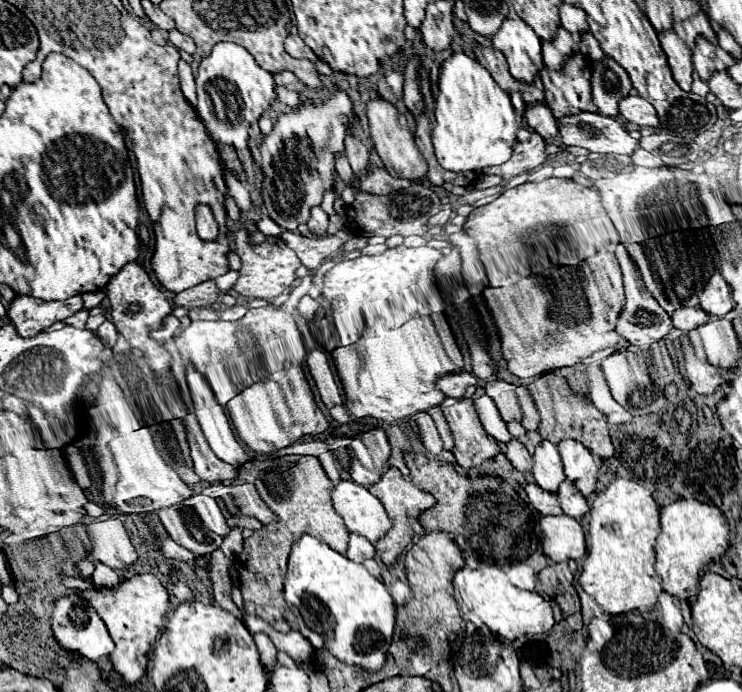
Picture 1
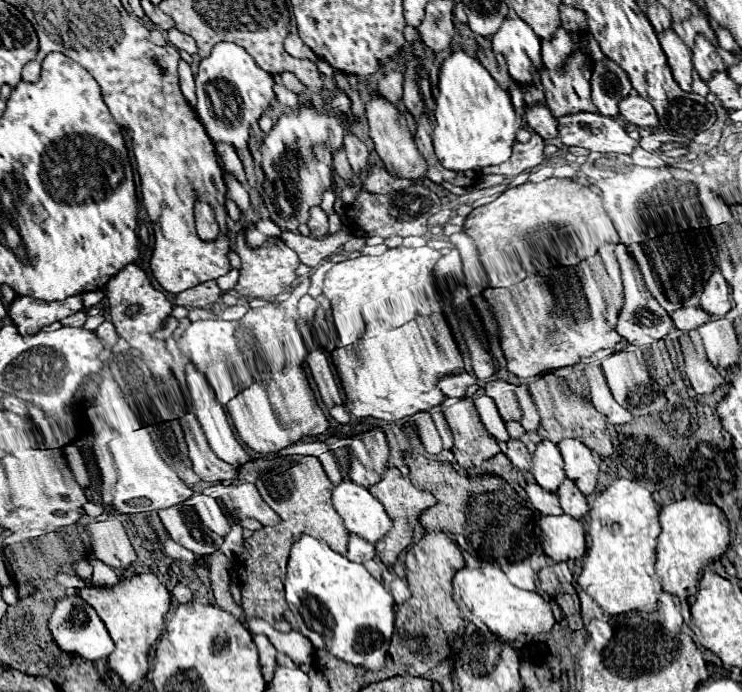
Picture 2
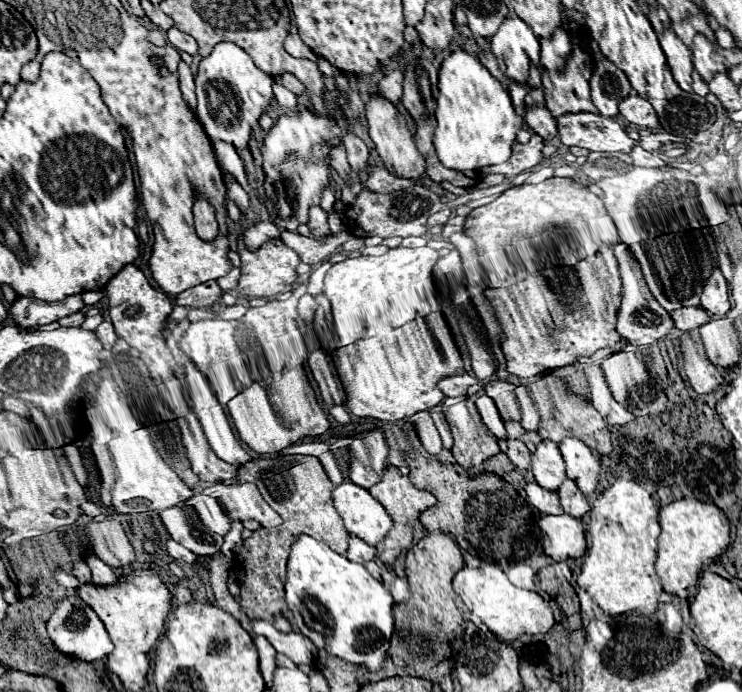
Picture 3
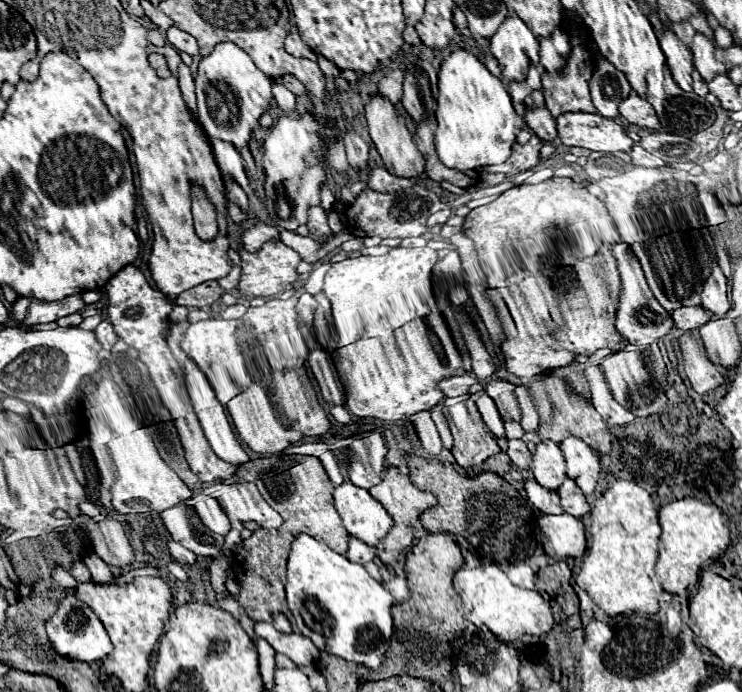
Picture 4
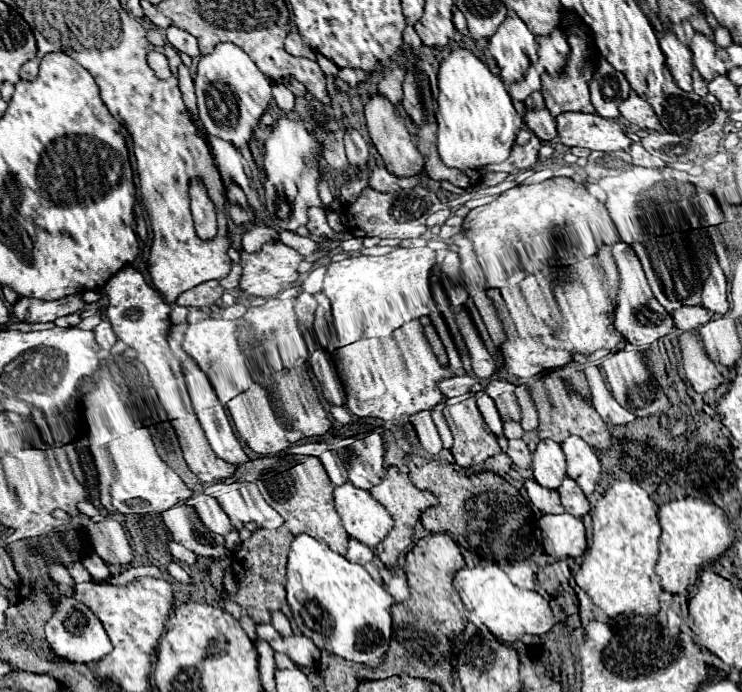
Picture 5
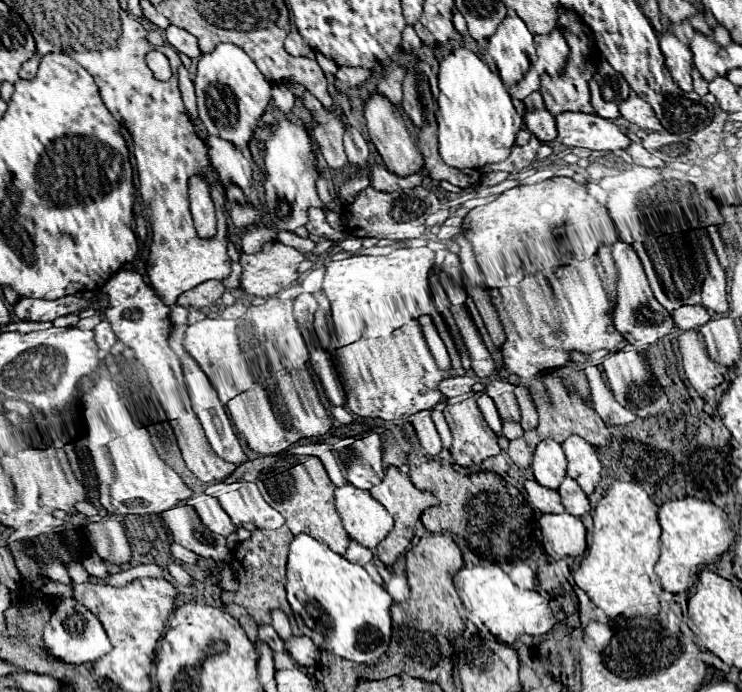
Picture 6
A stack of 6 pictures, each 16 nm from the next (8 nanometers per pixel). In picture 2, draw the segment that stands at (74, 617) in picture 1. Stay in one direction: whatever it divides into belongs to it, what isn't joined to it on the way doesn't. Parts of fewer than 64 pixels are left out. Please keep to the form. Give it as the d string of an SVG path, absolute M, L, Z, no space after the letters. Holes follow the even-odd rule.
M68 594L56 602L56 610L50 620L50 632L52 632L52 638L56 640L56 644L60 644L60 648L64 648L64 652L78 654L84 660L94 662L94 660L110 656L114 650L114 642L108 634L104 622L96 614L96 610L88 602L84 602L78 594Z

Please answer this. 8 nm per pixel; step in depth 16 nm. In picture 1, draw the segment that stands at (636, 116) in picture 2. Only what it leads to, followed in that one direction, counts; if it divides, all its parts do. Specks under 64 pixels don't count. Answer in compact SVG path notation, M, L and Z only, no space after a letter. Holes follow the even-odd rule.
M630 92L626 98L620 100L620 114L638 126L658 128L658 114L650 102L640 98L636 92Z

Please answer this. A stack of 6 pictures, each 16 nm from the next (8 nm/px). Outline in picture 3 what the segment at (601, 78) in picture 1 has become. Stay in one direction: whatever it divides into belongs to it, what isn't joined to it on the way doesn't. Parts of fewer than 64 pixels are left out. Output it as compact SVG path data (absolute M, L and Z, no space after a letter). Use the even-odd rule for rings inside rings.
M602 58L596 62L592 78L590 78L590 90L592 90L592 102L598 108L602 116L614 118L618 116L618 104L622 98L628 96L632 90L626 74L616 68L608 58Z

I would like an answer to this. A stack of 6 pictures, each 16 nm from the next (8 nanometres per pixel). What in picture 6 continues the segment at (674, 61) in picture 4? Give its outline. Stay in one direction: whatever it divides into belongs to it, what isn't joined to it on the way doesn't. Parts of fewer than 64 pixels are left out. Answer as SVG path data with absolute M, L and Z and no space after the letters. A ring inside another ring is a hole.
M664 32L660 34L660 48L662 48L662 54L666 58L666 66L674 78L674 82L690 92L692 90L692 70L694 70L694 64L692 64L692 52L686 44L682 44L672 32Z

